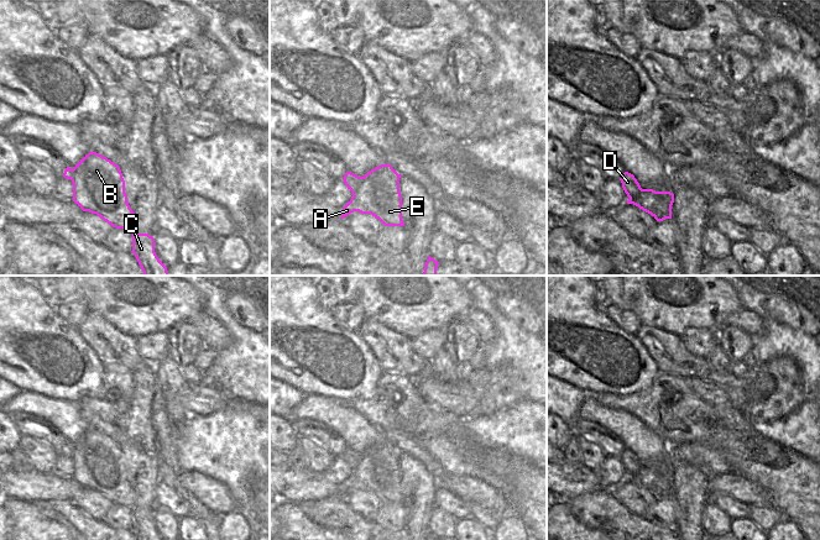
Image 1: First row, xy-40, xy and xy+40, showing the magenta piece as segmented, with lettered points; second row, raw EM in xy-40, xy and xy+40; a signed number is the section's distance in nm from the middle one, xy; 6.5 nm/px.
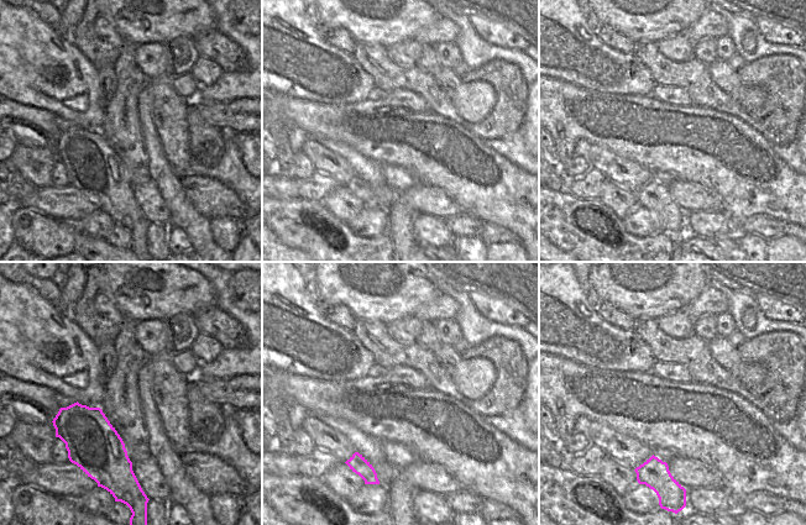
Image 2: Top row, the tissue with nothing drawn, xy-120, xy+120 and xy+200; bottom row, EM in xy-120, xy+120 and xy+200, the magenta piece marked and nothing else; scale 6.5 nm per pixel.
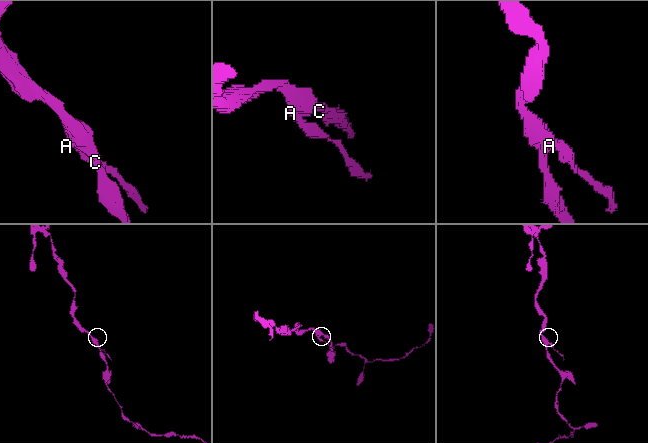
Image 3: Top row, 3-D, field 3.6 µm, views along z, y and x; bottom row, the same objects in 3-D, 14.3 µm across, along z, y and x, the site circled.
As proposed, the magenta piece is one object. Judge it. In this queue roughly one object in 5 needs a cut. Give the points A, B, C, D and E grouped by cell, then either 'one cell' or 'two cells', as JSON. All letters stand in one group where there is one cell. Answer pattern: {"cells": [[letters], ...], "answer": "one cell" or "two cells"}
{"cells": [["A", "B", "C", "E"], ["D"]], "answer": "two cells"}

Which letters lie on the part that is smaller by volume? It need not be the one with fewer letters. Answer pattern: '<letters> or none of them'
D

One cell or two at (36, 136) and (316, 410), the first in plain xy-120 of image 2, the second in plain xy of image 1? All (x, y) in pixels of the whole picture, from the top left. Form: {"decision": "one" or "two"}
{"decision": "two"}

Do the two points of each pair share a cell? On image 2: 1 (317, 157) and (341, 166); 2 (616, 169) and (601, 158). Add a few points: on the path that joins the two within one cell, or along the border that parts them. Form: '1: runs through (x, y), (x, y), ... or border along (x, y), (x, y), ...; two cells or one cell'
1: runs through (323, 159), (335, 166); one cell
2: runs through (612, 167), (605, 162); one cell

